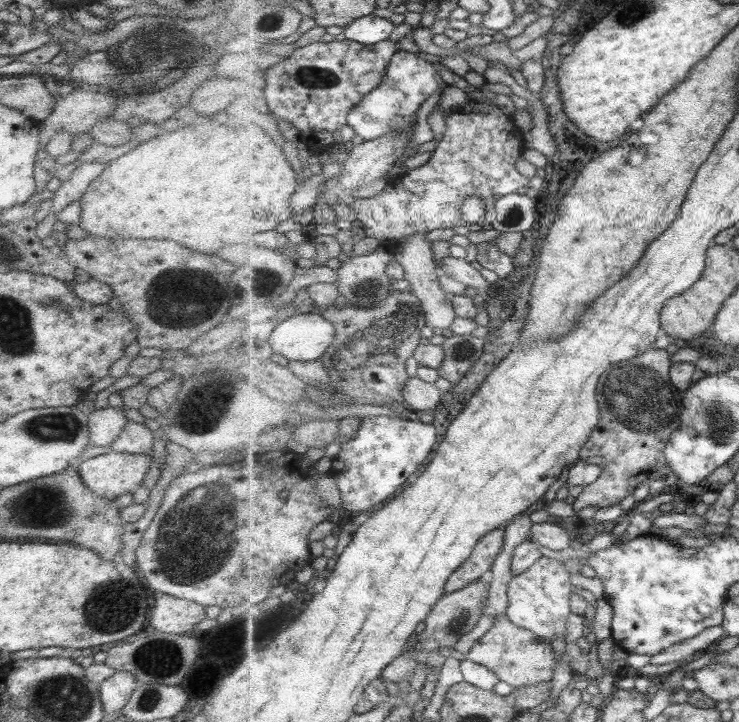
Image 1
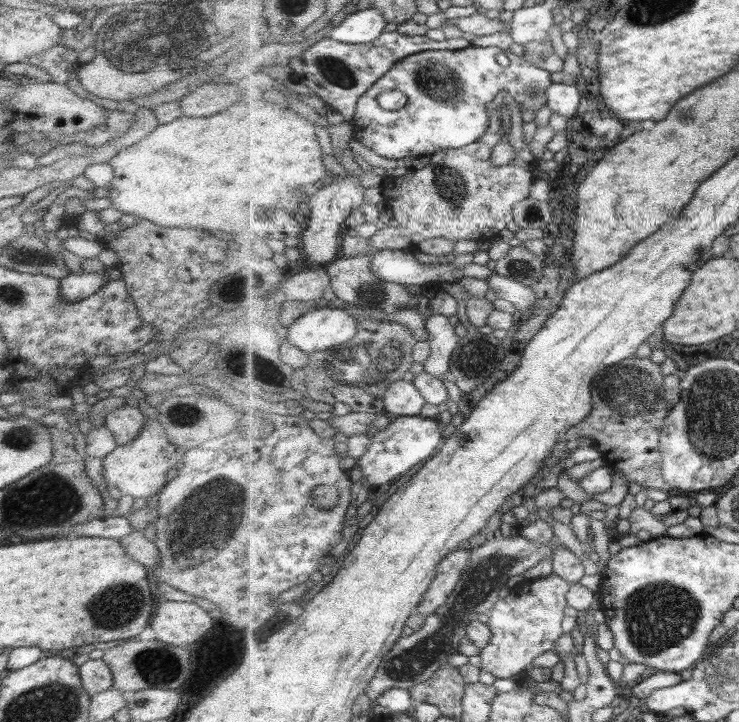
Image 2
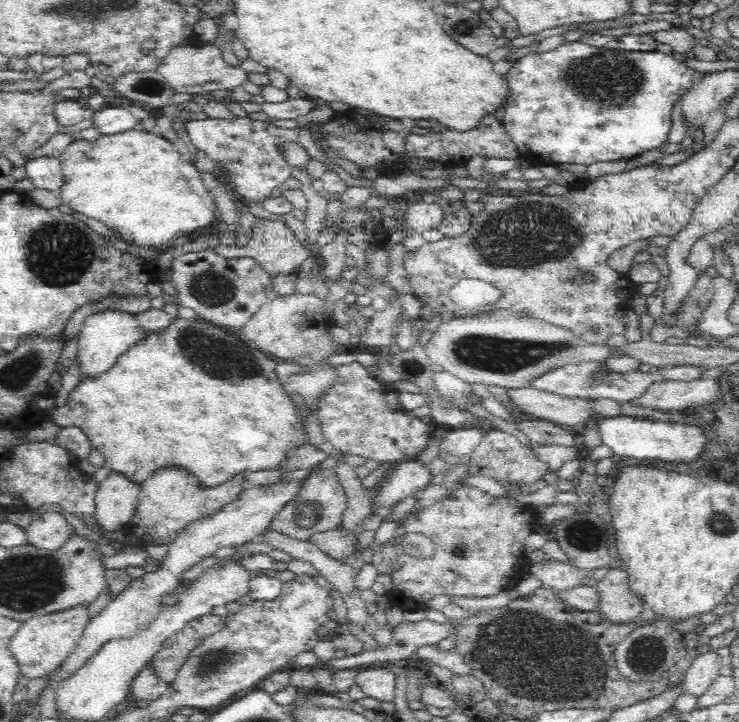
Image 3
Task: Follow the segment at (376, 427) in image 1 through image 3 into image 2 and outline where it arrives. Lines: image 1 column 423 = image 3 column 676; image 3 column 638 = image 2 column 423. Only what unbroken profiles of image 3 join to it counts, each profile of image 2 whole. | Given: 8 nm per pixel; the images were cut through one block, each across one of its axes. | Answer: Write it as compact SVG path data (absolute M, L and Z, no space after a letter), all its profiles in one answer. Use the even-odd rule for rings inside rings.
M390 416L388 426L372 435L367 450L355 463L371 486L385 486L404 476L419 462L431 458L441 442L442 425L436 418L419 416Z

